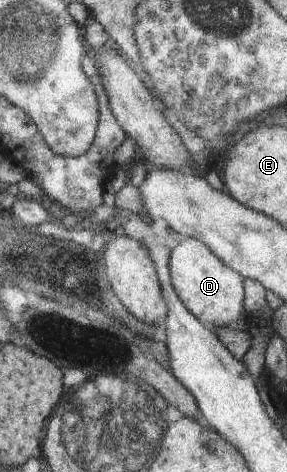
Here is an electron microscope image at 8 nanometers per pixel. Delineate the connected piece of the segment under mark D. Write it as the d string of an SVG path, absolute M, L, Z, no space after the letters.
M184 237L179 241L179 246L172 250L170 275L182 303L211 331L222 325L233 326L234 322L239 318L241 310L244 310L243 306L241 306L241 300L243 300L243 284L241 284L243 280L241 280L241 275L231 269L223 260L219 260L200 240Z

